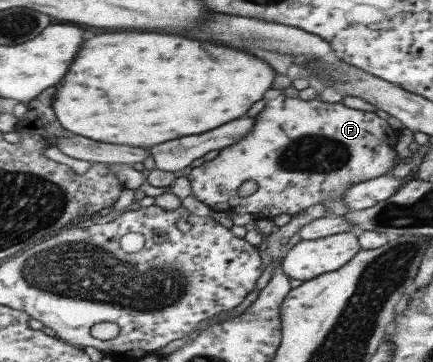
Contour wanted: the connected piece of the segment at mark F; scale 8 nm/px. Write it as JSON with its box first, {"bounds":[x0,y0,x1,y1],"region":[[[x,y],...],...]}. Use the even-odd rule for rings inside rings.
{"bounds":[188,95,399,219],"region":[[[278,95],[266,101],[264,109],[256,115],[252,131],[248,131],[240,143],[226,147],[218,157],[191,170],[188,178],[192,184],[192,195],[215,211],[249,213],[257,218],[272,219],[280,213],[293,216],[301,209],[320,202],[326,210],[336,207],[341,213],[346,213],[350,209],[345,205],[341,208],[341,195],[345,189],[355,183],[388,174],[396,165],[394,146],[399,132],[374,112],[348,108],[341,102],[328,103],[318,98],[302,101]],[[247,180],[255,181],[257,185],[256,191],[248,197],[240,195],[241,183]]]}

